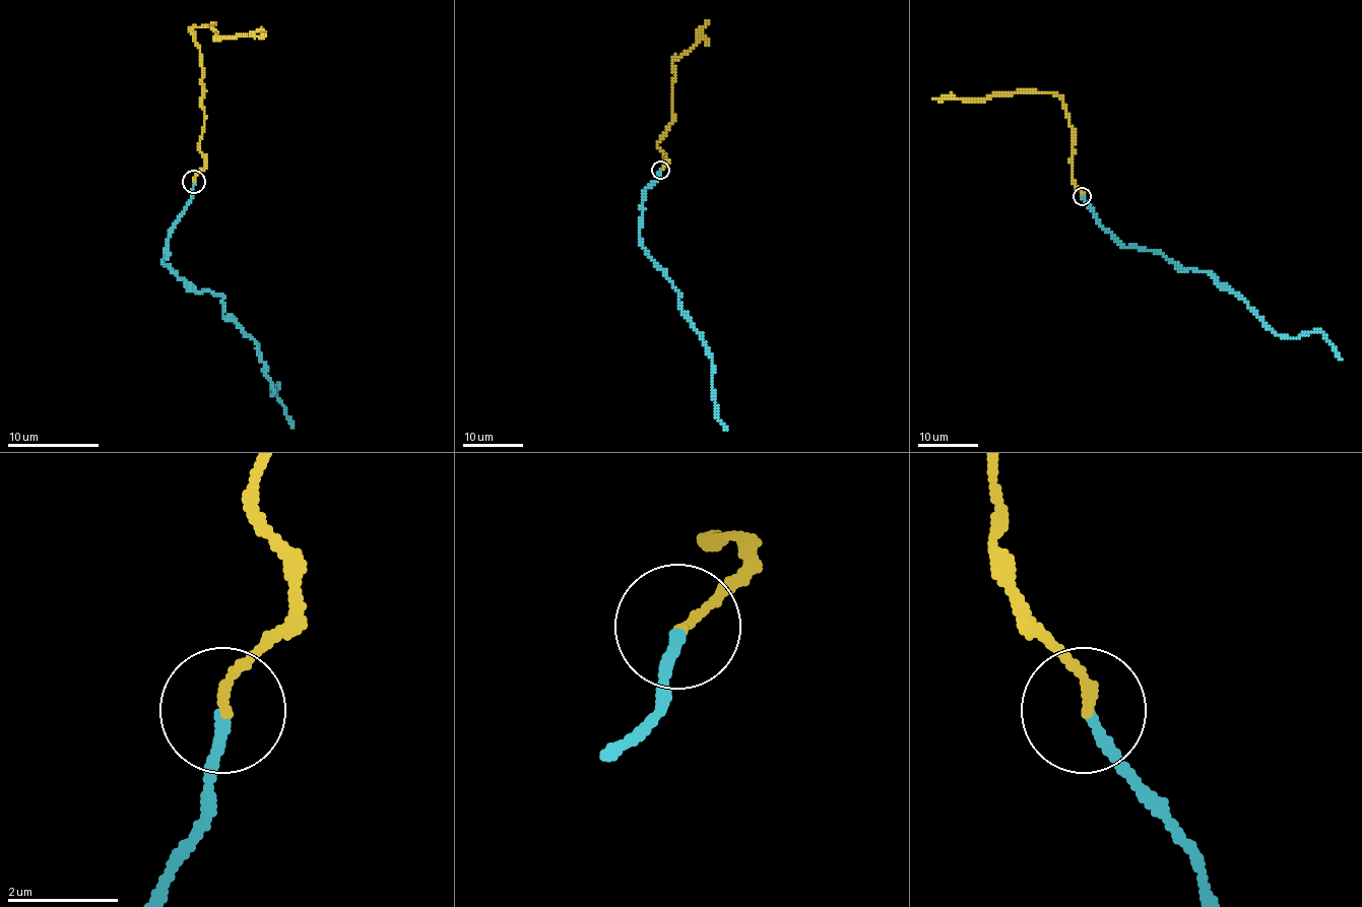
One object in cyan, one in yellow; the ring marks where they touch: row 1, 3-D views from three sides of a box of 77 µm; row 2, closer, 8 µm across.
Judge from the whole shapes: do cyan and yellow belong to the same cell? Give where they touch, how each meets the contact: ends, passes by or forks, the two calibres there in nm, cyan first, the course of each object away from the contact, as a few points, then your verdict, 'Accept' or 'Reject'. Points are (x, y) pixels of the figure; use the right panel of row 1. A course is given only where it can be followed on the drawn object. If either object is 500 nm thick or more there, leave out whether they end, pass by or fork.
Place: (1082, 196). At the ring cyan ends. At the ring yellow ends. Thickness 190 nm (cyan) against 180 nm. Course of cyan: (1082, 196), (1118, 242), (1158, 251), (1181, 269), (1208, 272), (1280, 335), (1321, 331), (1341, 360). Course of yellow: (1082, 196), (1072, 175), (1073, 128), (1057, 94), (1032, 90), (973, 100), (945, 98), (951, 94), (956, 100). Accept

